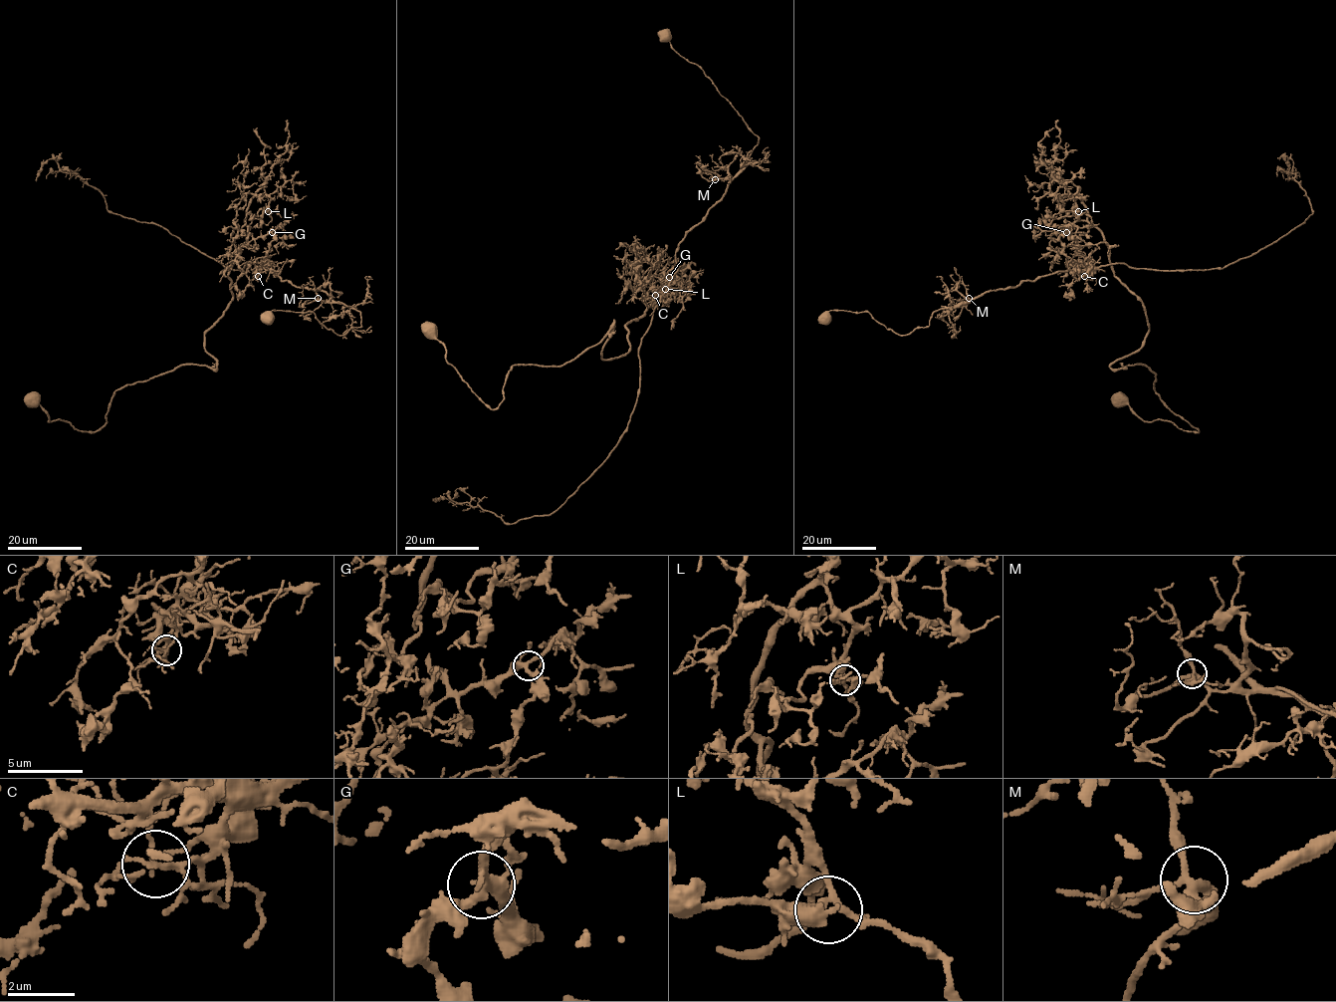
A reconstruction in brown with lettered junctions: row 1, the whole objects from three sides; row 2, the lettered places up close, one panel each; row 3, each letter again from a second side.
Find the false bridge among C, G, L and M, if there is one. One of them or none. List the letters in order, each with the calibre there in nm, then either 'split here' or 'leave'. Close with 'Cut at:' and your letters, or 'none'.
C: 140 nm thick; split here
G: 320 nm thick; leave
L: 220 nm thick; leave
M: 280 nm thick; leave
Cut at: C

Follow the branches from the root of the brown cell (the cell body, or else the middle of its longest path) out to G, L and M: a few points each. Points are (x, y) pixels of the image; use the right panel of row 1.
G: (1119, 399), (1199, 430), (1147, 366), (1109, 367), (1142, 346), (1146, 309), (1096, 228), (1066, 232)
L: (1119, 399), (1199, 430), (1147, 366), (1109, 367), (1142, 346), (1146, 309), (1078, 188), (1078, 211)
M: (1119, 399), (1199, 430), (1147, 366), (1109, 367), (1149, 323), (1096, 228), (1059, 238), (1079, 265), (969, 298)

